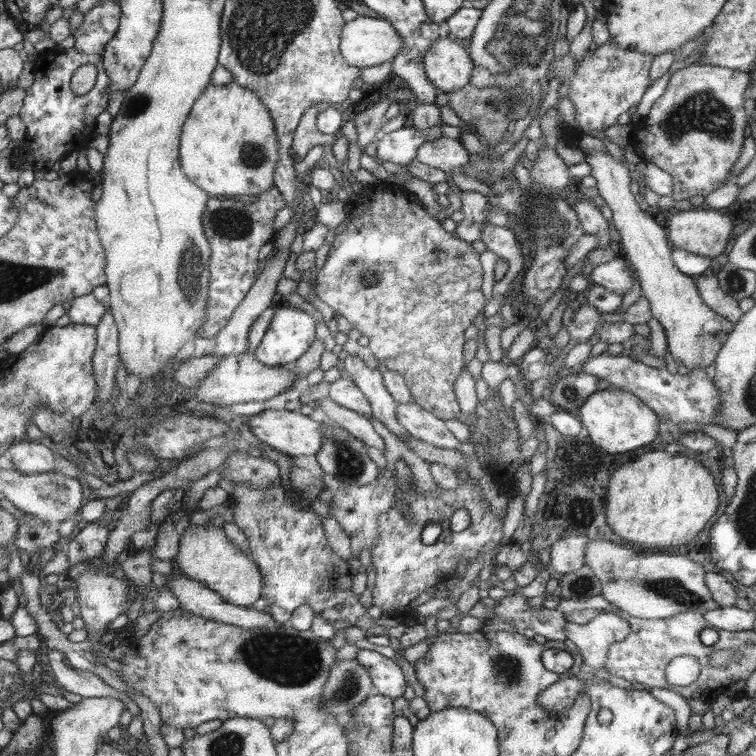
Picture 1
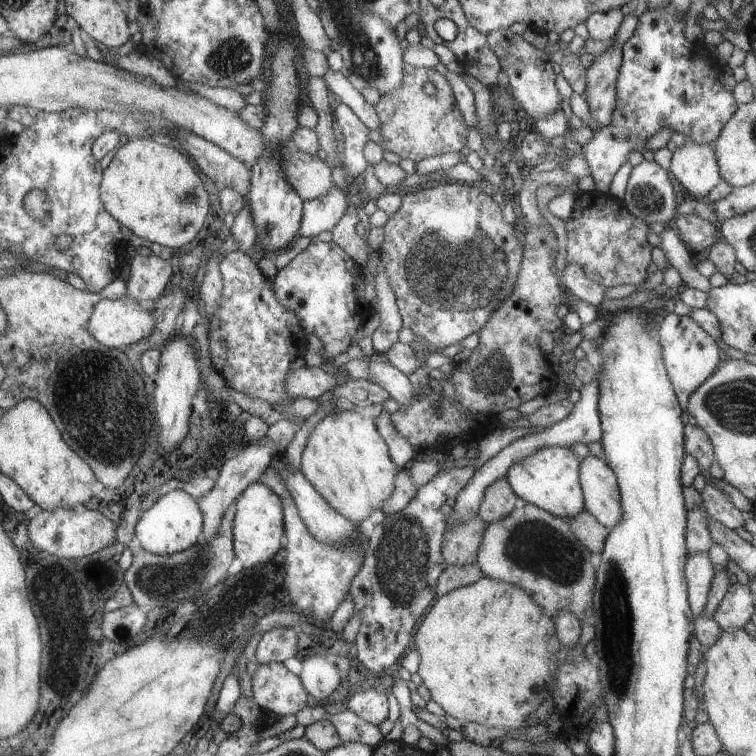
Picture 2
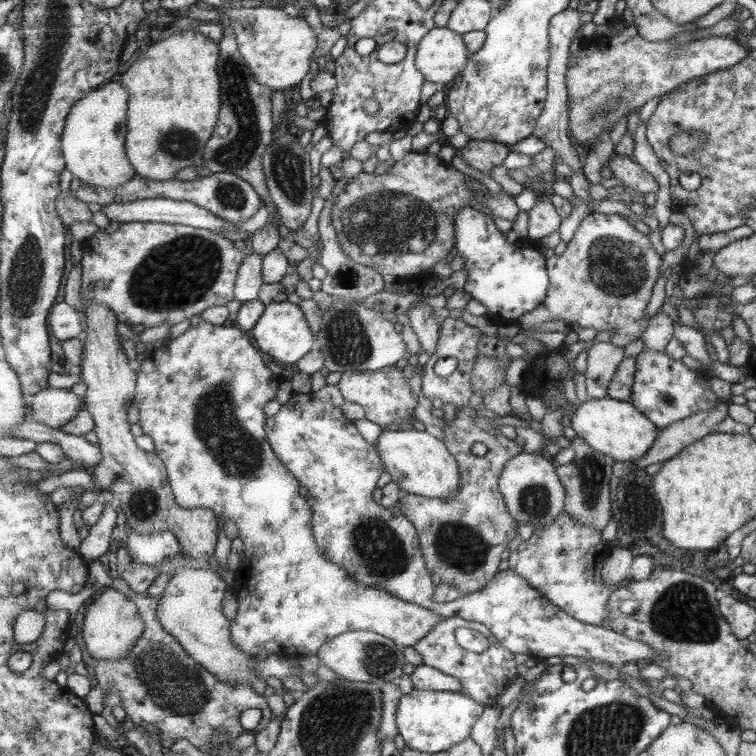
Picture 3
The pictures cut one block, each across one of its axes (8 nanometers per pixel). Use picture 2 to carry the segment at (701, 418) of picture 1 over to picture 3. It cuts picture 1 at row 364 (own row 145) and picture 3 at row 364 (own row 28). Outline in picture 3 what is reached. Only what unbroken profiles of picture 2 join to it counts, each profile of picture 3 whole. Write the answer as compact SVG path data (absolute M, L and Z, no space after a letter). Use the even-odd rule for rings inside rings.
M645 350L635 360L638 362L638 370L630 402L659 429L716 407L719 397L712 392L710 378L704 371L690 370L681 360L675 360L665 351Z

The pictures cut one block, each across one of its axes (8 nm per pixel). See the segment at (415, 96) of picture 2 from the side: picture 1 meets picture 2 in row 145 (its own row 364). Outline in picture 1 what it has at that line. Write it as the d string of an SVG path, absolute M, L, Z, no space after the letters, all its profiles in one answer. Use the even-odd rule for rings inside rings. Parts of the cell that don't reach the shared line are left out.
M390 179L378 180L373 185L364 186L362 193L358 194L355 204L358 206L356 210L360 210L360 214L350 217L350 222L343 232L340 232L330 246L327 259L319 269L314 280L314 293L320 300L328 304L330 308L334 308L335 314L346 317L346 320L352 325L352 329L358 329L362 336L370 339L370 345L367 347L371 354L378 359L380 365L385 366L388 370L400 374L408 386L409 392L415 403L421 408L428 410L431 414L438 416L442 420L458 420L460 416L460 406L454 393L454 384L462 375L462 370L466 366L464 362L464 330L468 326L472 326L474 318L482 312L486 298L480 290L482 286L482 268L480 268L480 260L478 260L478 252L470 246L468 241L458 240L456 235L448 234L442 222L438 221L434 215L418 200L416 196L406 190L404 187L392 185Z

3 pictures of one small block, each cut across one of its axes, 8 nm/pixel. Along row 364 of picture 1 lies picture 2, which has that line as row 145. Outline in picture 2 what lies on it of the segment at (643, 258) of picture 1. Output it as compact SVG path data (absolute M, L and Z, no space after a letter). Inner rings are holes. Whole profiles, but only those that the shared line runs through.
M687 139L672 153L670 174L674 174L692 197L709 195L722 180L716 150L712 150L711 146Z

